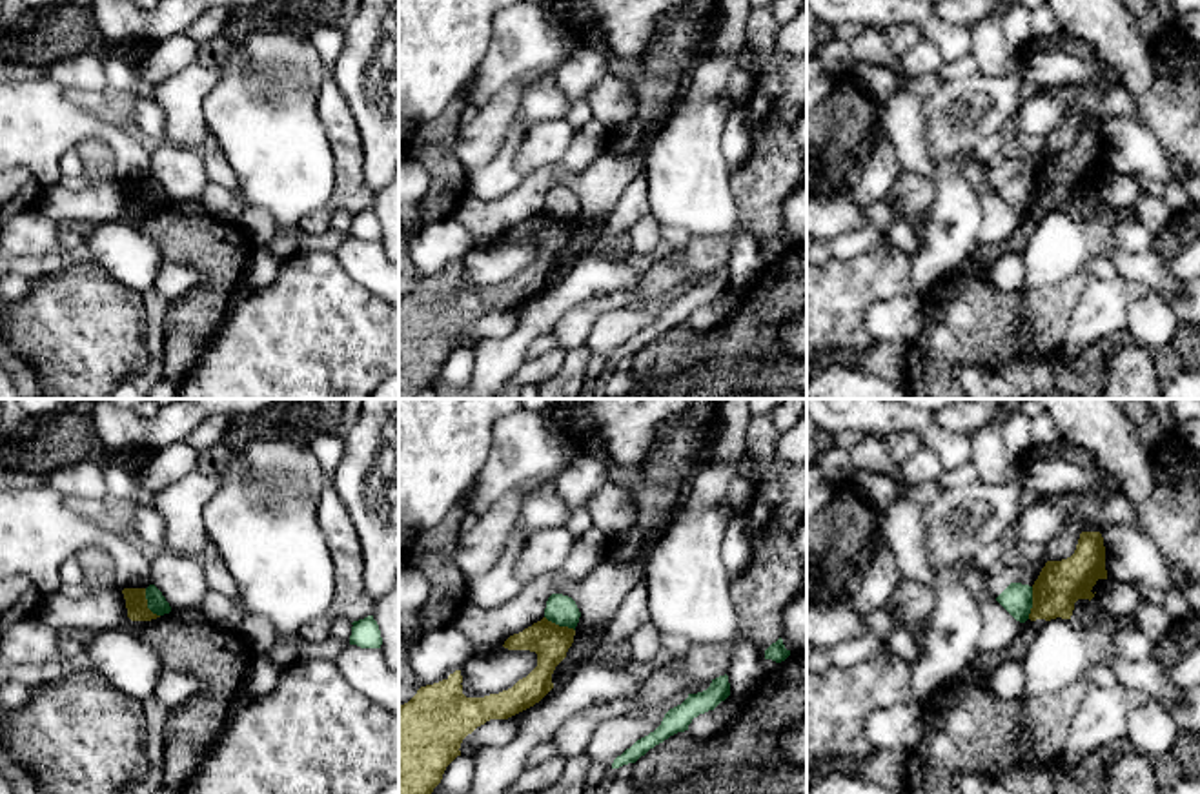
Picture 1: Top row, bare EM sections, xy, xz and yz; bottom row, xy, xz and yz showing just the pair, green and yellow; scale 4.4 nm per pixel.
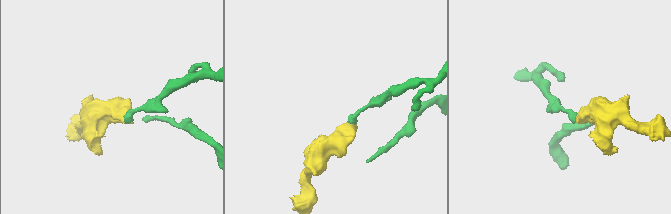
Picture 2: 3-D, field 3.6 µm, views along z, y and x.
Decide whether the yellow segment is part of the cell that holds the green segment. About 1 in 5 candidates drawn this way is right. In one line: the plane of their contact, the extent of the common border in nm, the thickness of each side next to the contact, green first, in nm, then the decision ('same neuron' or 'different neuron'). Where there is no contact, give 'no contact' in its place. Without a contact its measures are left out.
contact in yz; length 150 nm; calibres 140 and 200 nm; different neuron

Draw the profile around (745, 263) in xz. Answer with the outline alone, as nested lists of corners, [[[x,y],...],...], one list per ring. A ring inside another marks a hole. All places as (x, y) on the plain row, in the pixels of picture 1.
[[[737,229],[732,235],[732,253],[728,259],[730,288],[745,291],[758,280],[767,262],[759,255],[754,235],[747,229]]]

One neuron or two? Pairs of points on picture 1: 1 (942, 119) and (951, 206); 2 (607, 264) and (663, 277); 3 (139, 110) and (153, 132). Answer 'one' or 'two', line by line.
1: one
2: two
3: one

